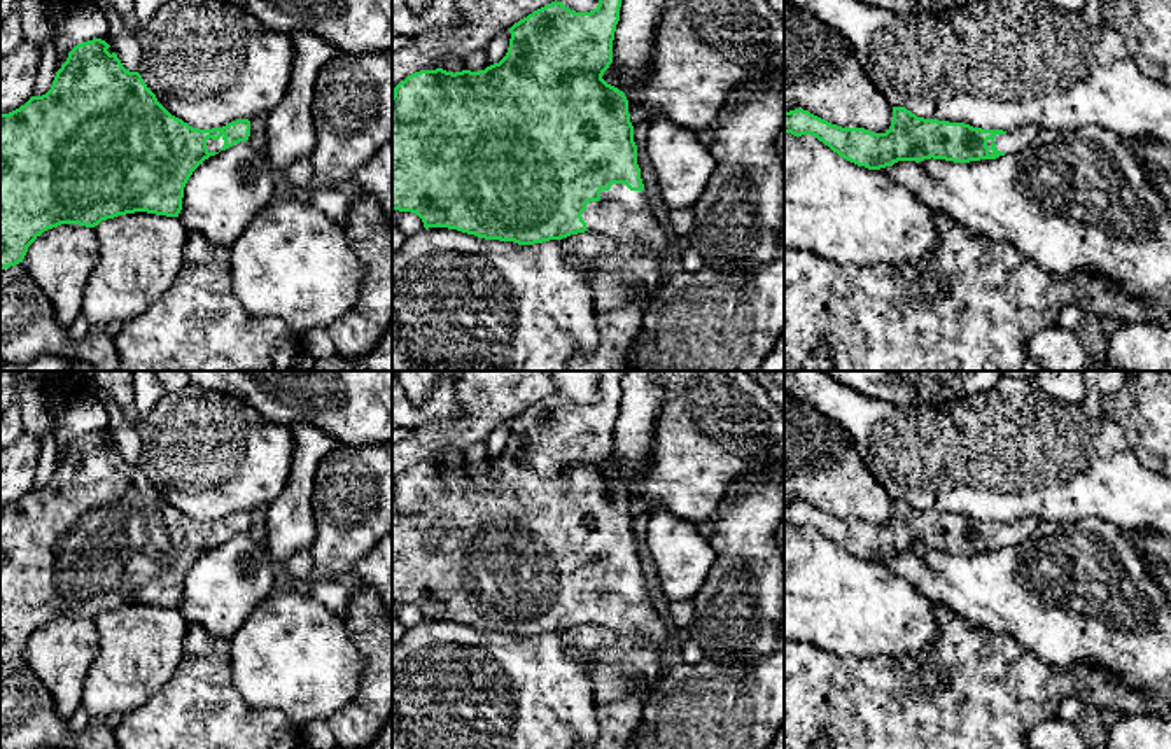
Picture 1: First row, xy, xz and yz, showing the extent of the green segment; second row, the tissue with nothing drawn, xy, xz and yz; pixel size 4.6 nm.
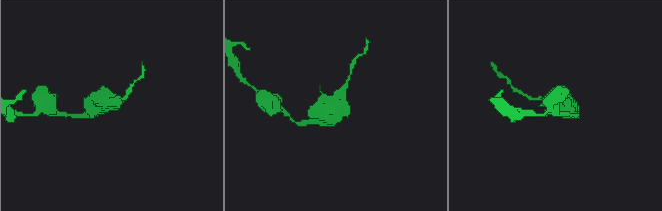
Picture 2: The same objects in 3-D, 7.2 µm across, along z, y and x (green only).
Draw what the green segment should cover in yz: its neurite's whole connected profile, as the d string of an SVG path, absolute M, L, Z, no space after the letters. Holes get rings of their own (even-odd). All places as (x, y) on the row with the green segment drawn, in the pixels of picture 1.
M893 107L893 121L886 133L865 128L842 128L809 110L784 112L784 133L812 135L840 158L880 170L898 161L945 159L970 163L1015 154L1040 133L1033 122L1012 131L982 130L964 122L917 117L905 107Z

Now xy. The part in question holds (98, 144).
M102 38L77 44L46 94L32 96L19 108L0 114L0 270L23 262L28 247L44 231L61 224L95 228L102 220L135 212L179 217L193 172L210 156L250 136L249 119L198 130L172 116L142 75L126 70L109 47Z

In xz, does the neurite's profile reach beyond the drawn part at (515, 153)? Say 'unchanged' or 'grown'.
grown

